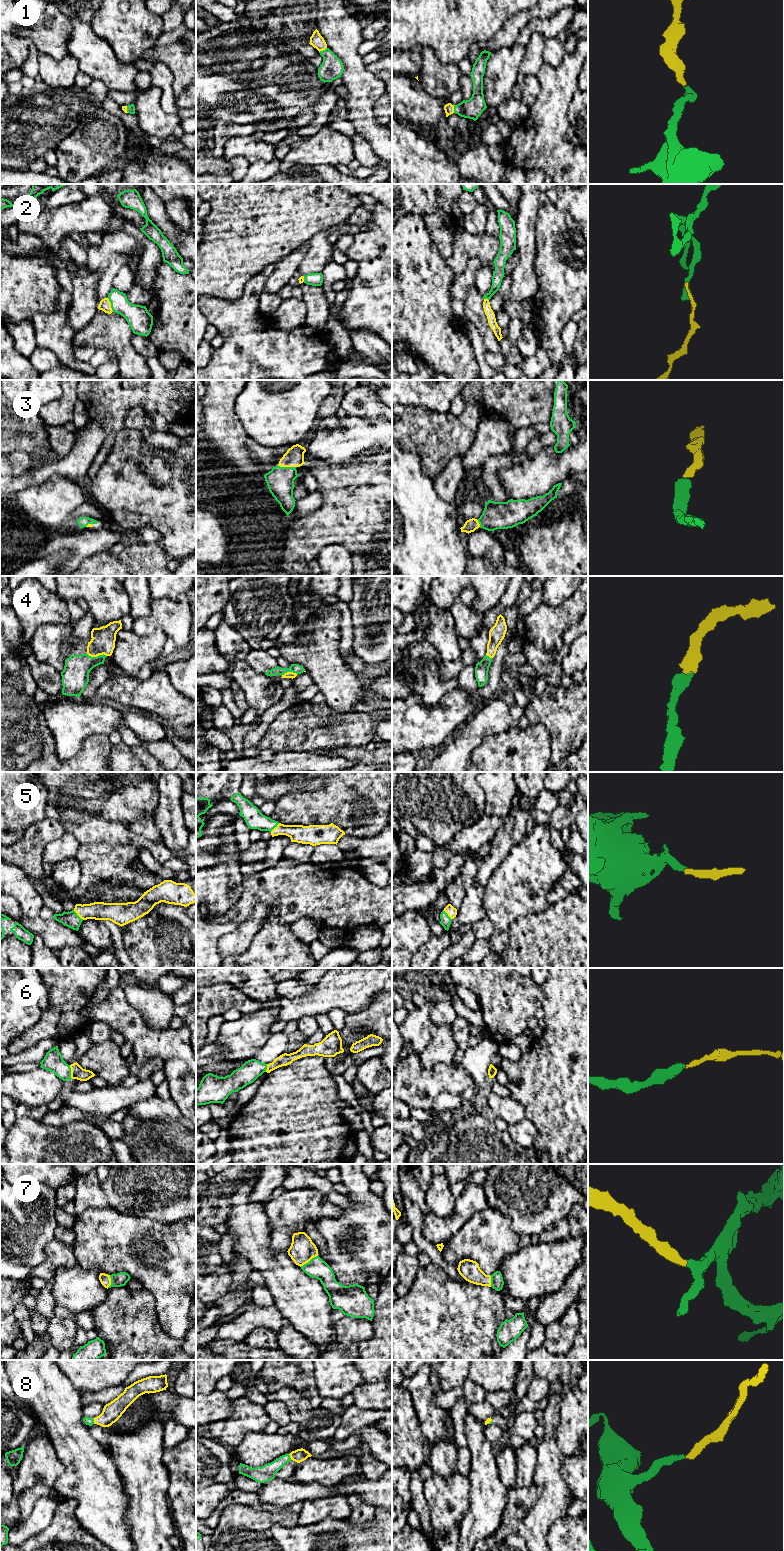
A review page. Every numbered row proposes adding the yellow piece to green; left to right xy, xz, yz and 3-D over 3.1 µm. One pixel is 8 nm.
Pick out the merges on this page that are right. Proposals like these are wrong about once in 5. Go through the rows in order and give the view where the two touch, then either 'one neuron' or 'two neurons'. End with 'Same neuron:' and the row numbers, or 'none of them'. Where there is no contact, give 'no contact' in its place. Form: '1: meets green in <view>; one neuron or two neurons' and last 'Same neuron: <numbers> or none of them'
1: meets green in xz; one neuron
2: meets green in xy; two neurons
3: meets green in xz; one neuron
4: meets green in xy; one neuron
5: meets green in xy; one neuron
6: meets green in xy; one neuron
7: meets green in xz; one neuron
8: meets green in xz; one neuron
Same neuron: 1, 3, 4, 5, 6, 7, 8

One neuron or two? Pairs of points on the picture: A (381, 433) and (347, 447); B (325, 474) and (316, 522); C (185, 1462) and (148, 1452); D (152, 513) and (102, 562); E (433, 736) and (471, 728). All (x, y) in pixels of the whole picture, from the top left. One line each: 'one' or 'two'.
A: one
B: one
C: two
D: two
E: two

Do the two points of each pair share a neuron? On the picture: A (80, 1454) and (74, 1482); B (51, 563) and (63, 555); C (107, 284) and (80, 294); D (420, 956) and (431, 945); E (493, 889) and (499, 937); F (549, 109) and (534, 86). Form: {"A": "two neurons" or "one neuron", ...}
{"A": "one neuron", "B": "one neuron", "C": "two neurons", "D": "one neuron", "E": "one neuron", "F": "two neurons"}

